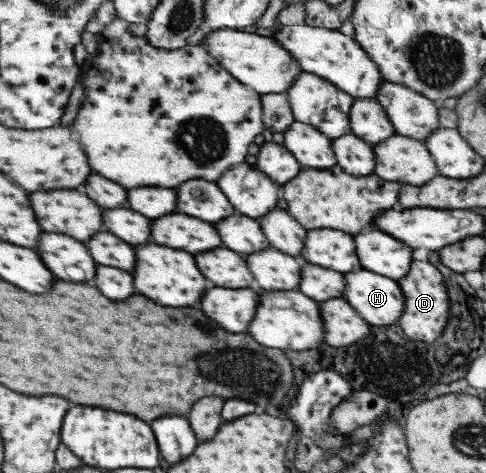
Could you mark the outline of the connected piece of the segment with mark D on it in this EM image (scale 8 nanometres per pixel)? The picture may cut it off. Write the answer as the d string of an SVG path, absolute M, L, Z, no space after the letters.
M411 260L407 275L397 280L400 293L404 297L403 309L398 317L397 324L402 332L420 342L434 342L442 328L446 324L448 316L448 295L446 295L446 285L444 285L441 274L428 261Z

